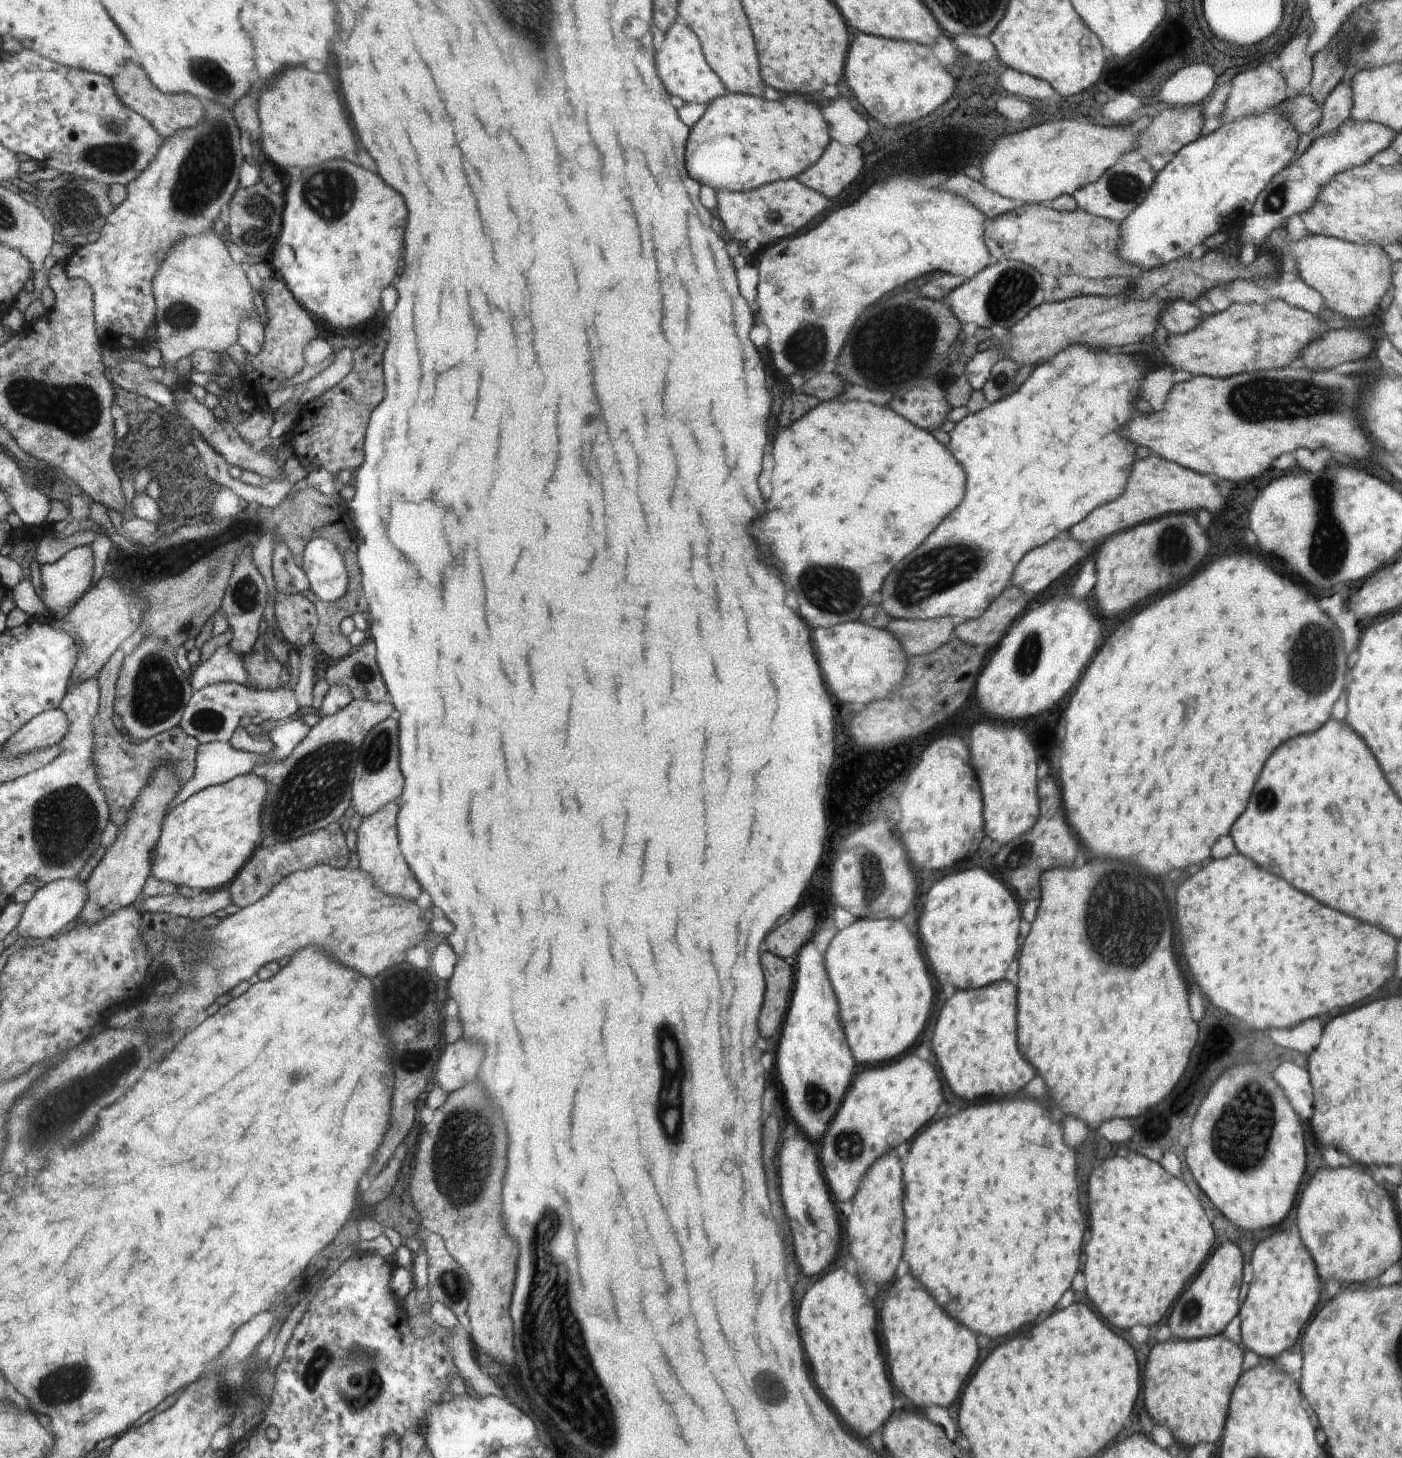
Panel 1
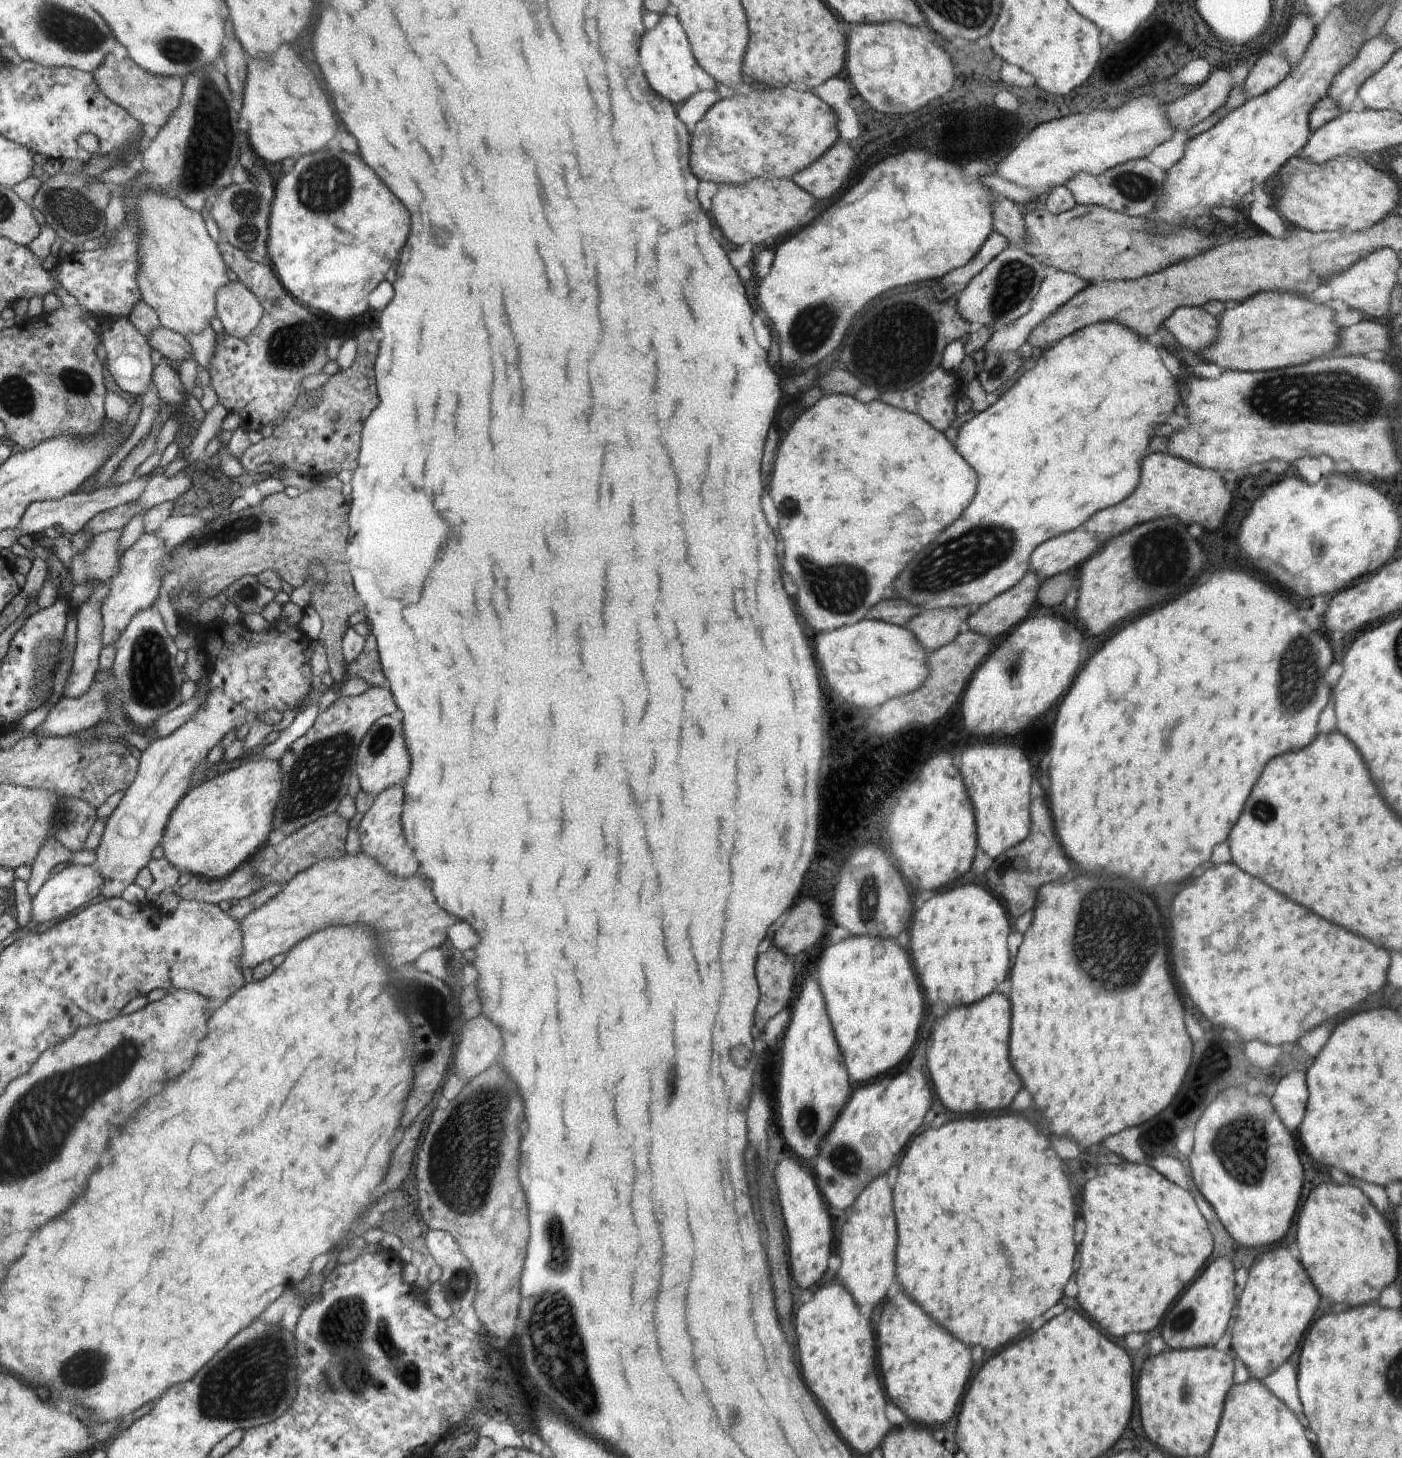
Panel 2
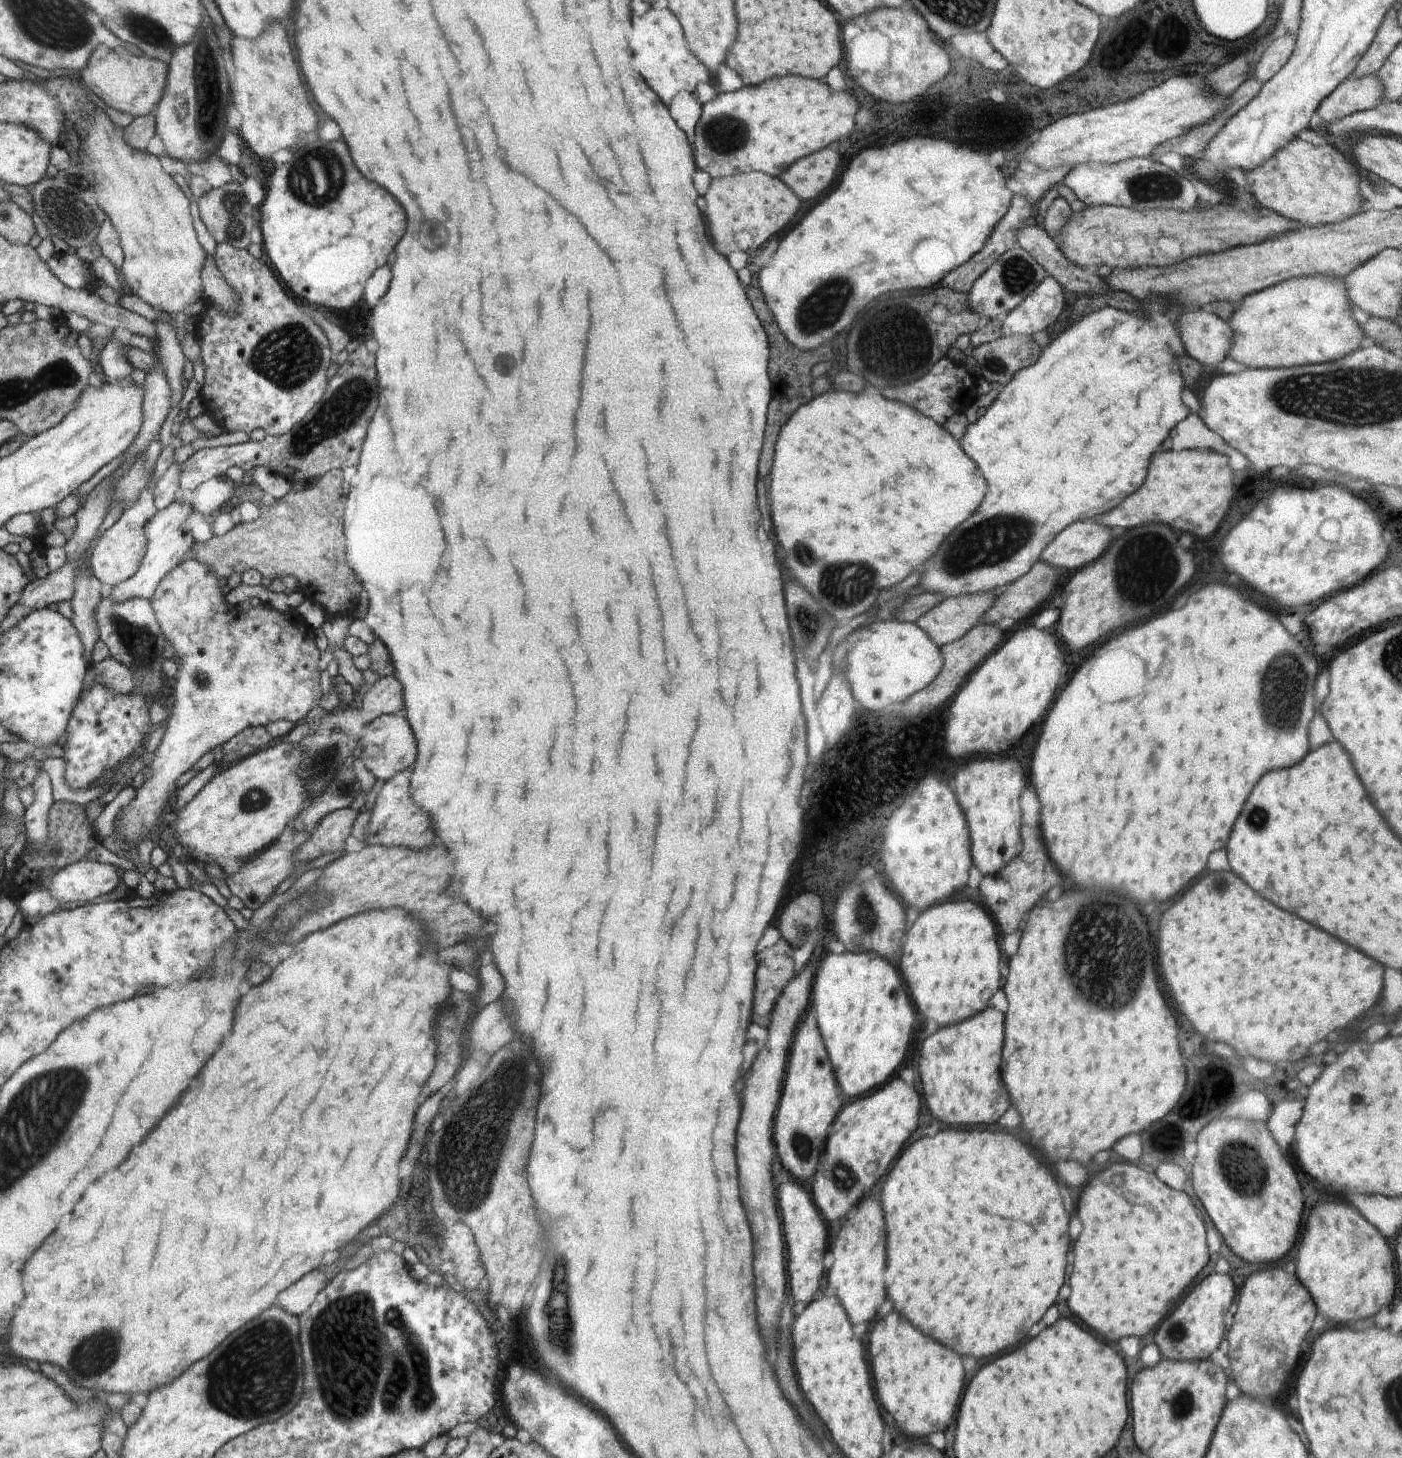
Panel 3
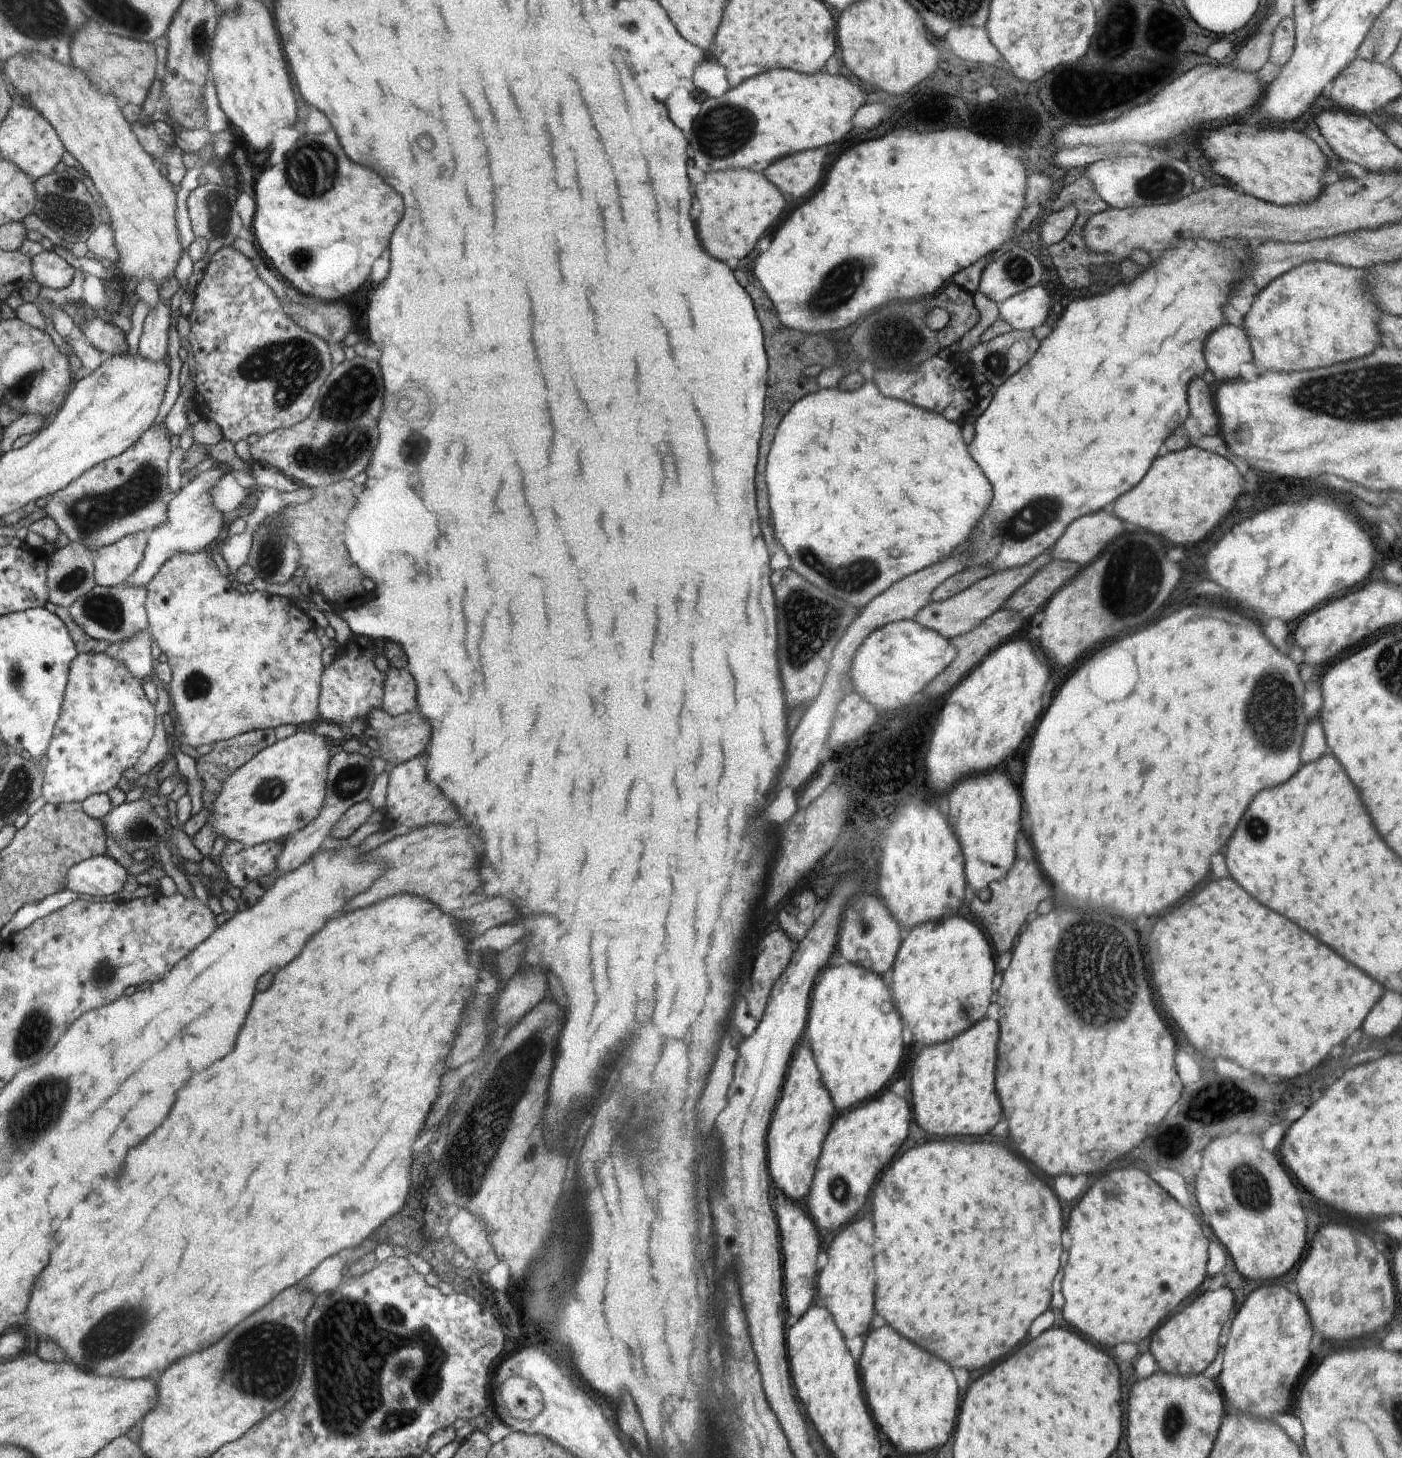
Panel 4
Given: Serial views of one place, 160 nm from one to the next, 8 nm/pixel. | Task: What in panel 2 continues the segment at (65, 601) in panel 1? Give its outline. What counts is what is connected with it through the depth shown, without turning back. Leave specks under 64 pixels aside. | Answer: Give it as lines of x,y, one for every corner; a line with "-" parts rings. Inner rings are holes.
107,530
94,536
89,549
82,555
74,552
70,576
66,585
89,582
97,579
107,583
121,573
121,554
119,530
-
72,580
72,583
69,583

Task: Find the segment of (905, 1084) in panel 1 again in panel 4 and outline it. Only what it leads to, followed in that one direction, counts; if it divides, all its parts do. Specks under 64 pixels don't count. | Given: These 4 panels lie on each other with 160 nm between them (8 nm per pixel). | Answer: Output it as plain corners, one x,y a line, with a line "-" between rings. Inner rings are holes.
892,1091
882,1092
878,1098
866,1101
862,1106
856,1105
850,1110
840,1112
833,1120
832,1128
821,1150
821,1158
814,1177
813,1188
809,1190
806,1200
803,1202
806,1211
818,1224
818,1230
838,1230
849,1224
853,1216
866,1204
868,1190
878,1176
878,1172
885,1164
892,1162
898,1154
900,1146
904,1144
910,1128
910,1106
904,1097
898,1097

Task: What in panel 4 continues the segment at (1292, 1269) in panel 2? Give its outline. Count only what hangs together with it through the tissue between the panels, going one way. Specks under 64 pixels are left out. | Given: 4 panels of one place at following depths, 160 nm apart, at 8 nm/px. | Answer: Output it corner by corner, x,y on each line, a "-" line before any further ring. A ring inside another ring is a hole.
1262,1286
1254,1290
1242,1308
1233,1312
1227,1344
1224,1346
1221,1373
1215,1378
1222,1396
1228,1404
1232,1404
1240,1413
1252,1413
1264,1416
1264,1420
1272,1421
1273,1414
1283,1412
1291,1405
1292,1395
1306,1364
1310,1360
1310,1340
1315,1332
1302,1299
1284,1286

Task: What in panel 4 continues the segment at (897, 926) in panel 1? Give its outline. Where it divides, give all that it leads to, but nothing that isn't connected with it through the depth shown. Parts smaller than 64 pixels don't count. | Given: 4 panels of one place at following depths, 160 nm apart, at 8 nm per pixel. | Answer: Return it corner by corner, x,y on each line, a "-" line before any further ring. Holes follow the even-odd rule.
847,963
845,966
826,967
814,989
812,1012
806,1029
808,1042
812,1048
821,1078
826,1078
824,1086
830,1093
836,1114
850,1110
859,1100
870,1100
872,1096
886,1088
902,1060
904,1040
902,1039
902,1018
881,976
860,965

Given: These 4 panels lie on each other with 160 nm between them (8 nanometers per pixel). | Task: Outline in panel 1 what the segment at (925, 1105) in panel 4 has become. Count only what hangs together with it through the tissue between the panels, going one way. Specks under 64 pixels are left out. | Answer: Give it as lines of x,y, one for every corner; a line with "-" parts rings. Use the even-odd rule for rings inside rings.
1008,980
979,989
958,989
942,1006
932,1034
932,1050
958,1098
972,1102
988,1096
1012,1096
1036,1076
1016,1044
1016,1015
1017,987

